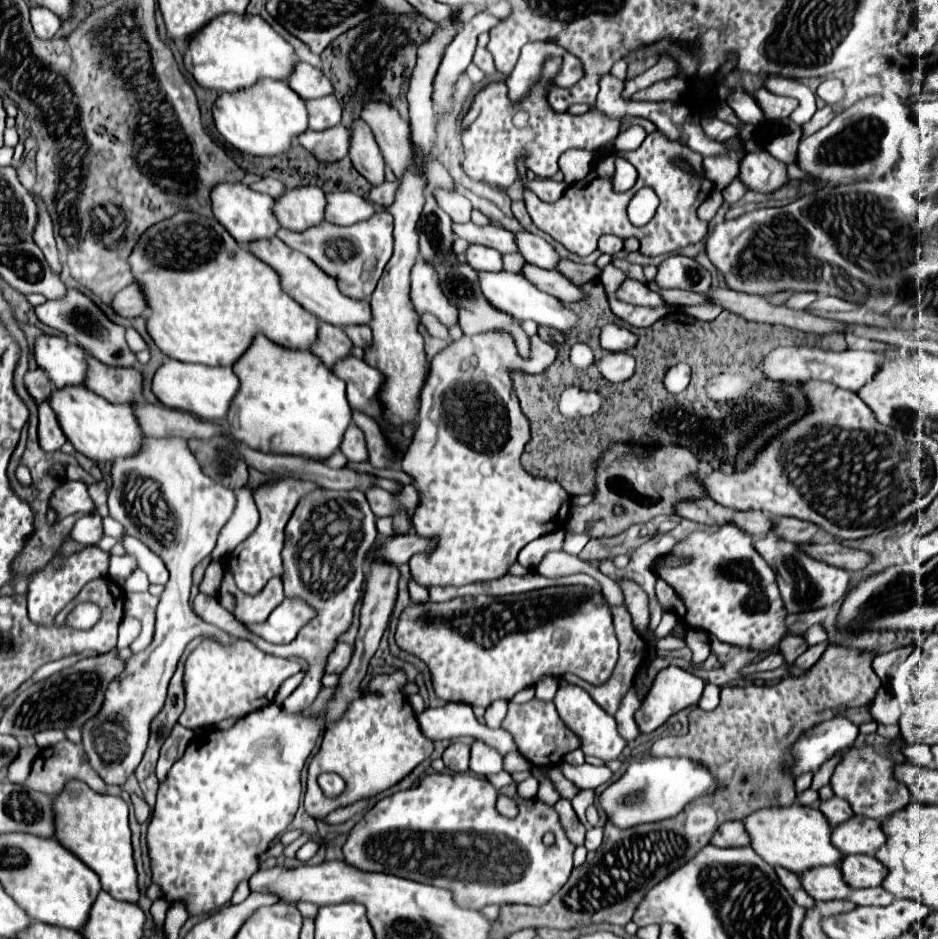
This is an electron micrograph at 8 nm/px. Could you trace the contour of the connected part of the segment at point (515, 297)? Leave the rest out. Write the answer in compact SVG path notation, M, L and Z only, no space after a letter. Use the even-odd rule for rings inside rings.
M499 271L499 273L479 273L481 275L481 289L485 291L489 303L497 305L497 309L517 317L517 319L531 319L539 325L547 325L553 327L561 333L567 333L569 329L573 329L579 323L579 315L565 307L557 297L539 291L533 283L529 283L523 275L515 275L509 271Z

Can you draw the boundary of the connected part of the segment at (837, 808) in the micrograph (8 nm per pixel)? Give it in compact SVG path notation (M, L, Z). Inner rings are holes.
M831 797L831 799L823 801L821 811L823 811L823 815L829 819L829 823L833 827L845 823L847 819L851 819L855 815L853 809L849 807L849 803L845 803L845 799L837 799L837 797Z

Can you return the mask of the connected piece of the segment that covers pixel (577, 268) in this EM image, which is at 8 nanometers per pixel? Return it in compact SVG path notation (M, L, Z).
M563 259L561 267L557 267L565 277L569 277L577 285L585 285L587 281L597 281L601 275L601 269L597 265L581 265Z

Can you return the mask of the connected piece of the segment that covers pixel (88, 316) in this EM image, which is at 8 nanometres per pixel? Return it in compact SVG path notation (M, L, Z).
M67 289L65 297L35 307L35 313L39 321L61 331L65 337L73 339L79 347L83 347L91 357L109 367L133 367L137 363L135 353L129 349L125 341L125 327L109 321L109 317L79 289Z

